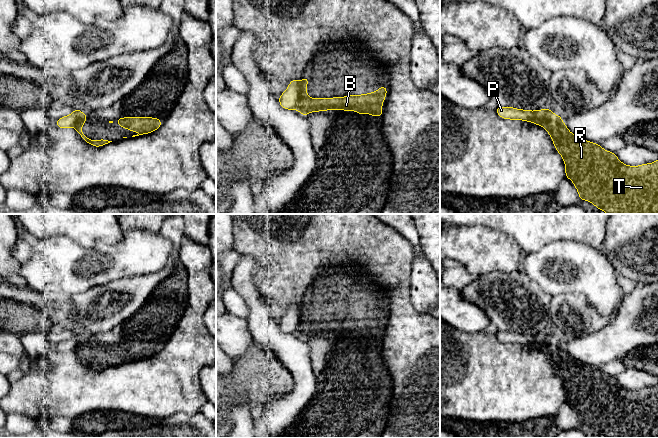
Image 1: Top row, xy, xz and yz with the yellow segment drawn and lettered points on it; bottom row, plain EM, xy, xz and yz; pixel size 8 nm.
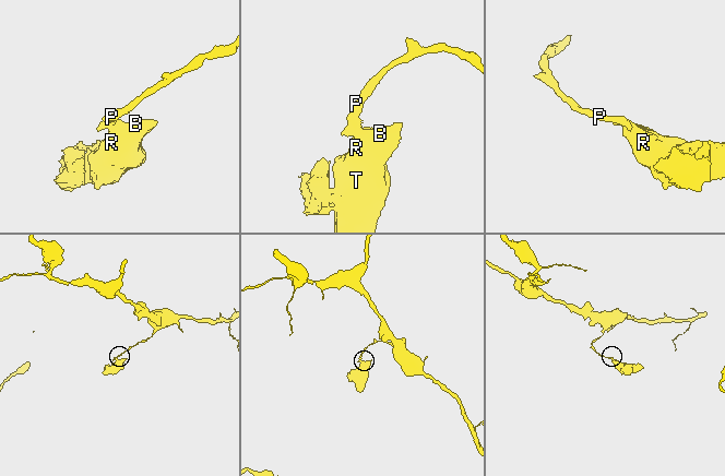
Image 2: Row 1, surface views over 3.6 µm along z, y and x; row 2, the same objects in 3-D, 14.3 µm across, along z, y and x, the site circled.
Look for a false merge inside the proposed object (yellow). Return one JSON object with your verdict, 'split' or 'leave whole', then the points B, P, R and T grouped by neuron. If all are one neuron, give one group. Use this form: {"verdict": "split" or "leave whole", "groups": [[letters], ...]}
{"verdict": "split", "groups": [["B", "R", "T"], ["P"]]}

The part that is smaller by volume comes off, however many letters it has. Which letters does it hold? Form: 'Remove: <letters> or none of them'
Remove: B, R, T

